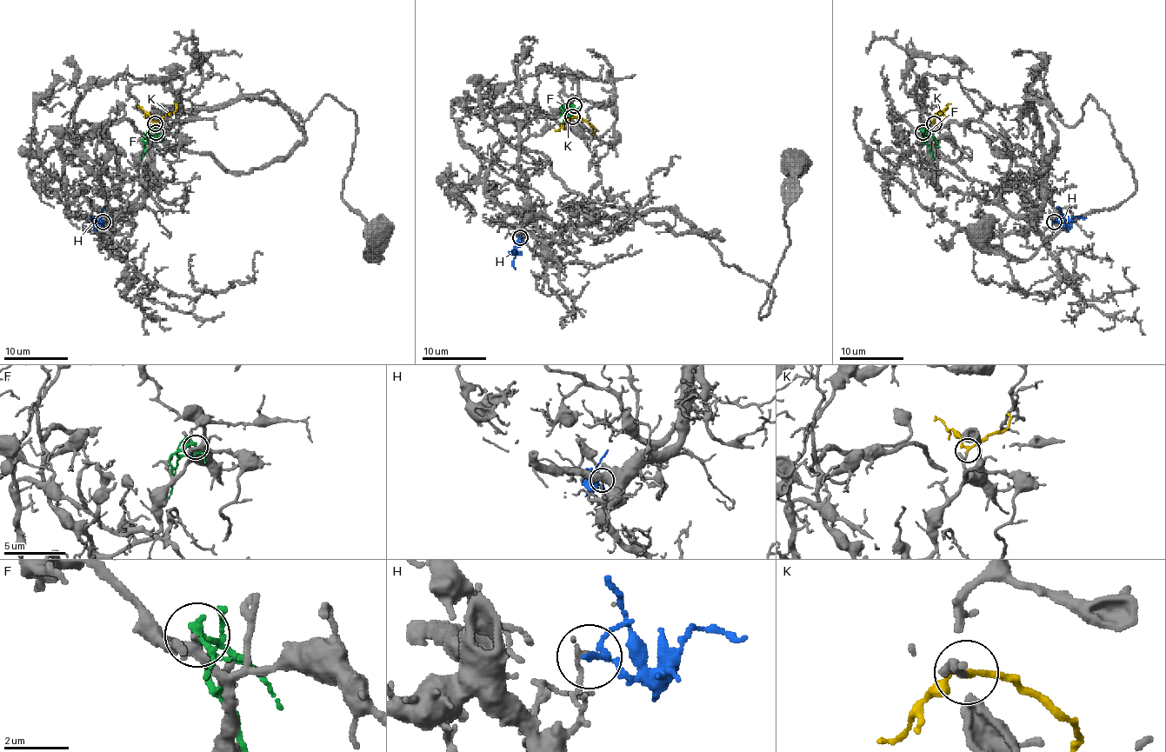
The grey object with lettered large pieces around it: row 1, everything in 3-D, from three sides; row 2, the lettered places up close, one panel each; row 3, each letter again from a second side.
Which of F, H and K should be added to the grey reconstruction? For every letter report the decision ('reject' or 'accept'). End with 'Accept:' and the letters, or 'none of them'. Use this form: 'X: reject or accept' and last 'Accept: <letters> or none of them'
F: reject
H: reject
K: accept
Accept: K

